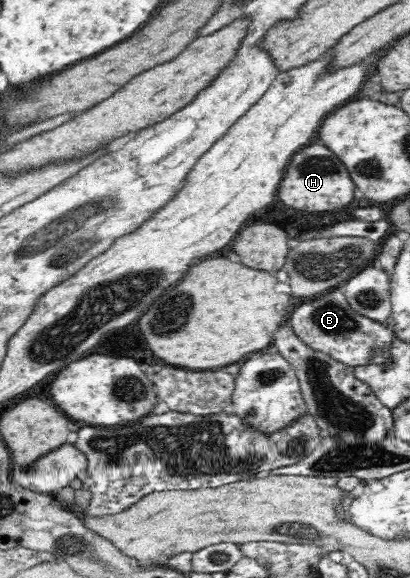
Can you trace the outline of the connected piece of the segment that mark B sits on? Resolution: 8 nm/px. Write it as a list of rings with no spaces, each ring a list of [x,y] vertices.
[[[339,287],[317,297],[312,302],[302,303],[292,310],[292,331],[298,335],[304,344],[310,347],[313,354],[322,351],[332,359],[340,361],[344,365],[360,366],[368,363],[387,366],[391,363],[389,348],[394,332],[386,323],[374,322],[361,314],[358,314],[346,301],[346,296]]]

